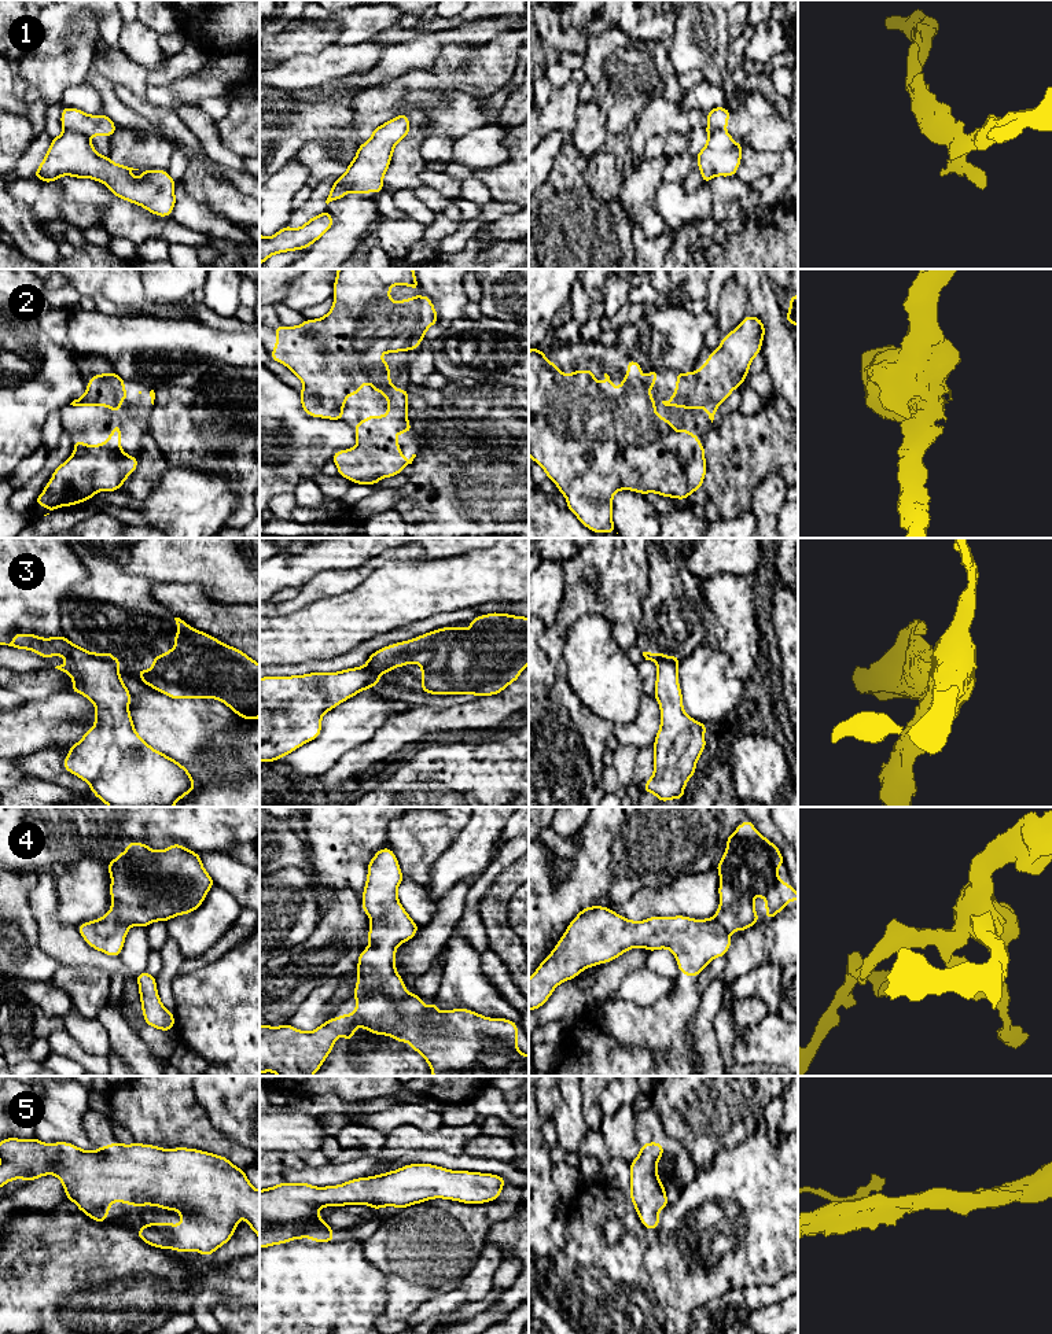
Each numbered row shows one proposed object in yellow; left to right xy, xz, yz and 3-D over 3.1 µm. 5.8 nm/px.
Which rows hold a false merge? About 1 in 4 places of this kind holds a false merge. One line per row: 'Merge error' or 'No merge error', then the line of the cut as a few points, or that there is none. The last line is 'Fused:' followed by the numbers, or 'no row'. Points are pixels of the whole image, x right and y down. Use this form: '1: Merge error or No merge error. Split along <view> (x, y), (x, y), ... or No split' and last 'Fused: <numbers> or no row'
1: Merge error. Split along xy (65, 129), (88, 136)
2: No merge error. No split
3: Merge error. Split along xy (89, 652), (107, 659), (116, 667)
4: No merge error. No split
5: No merge error. No split
Fused: 1, 3

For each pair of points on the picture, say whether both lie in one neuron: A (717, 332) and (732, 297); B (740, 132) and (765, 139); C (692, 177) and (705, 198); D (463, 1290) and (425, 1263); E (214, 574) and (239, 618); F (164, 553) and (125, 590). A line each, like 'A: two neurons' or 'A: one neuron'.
A: one neuron
B: one neuron
C: two neurons
D: two neurons
E: two neurons
F: two neurons

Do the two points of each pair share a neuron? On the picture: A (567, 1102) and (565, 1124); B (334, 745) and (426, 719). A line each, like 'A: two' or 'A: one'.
A: one
B: two

